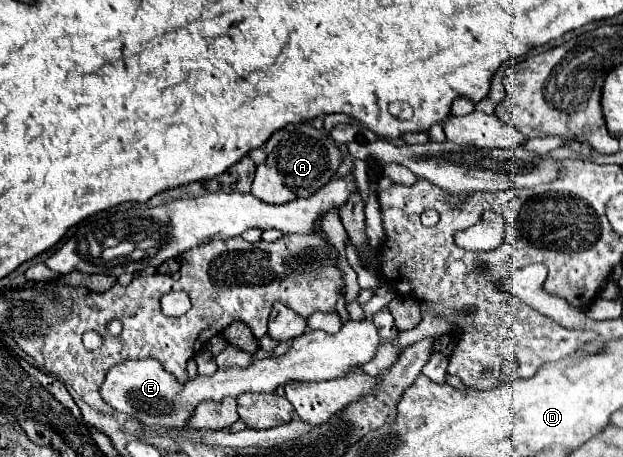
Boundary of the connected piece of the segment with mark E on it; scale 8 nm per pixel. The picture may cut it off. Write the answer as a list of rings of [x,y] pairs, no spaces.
[[[348,321],[342,329],[334,335],[324,331],[310,331],[294,339],[292,347],[280,357],[266,357],[260,361],[252,361],[248,369],[218,369],[212,377],[196,375],[186,383],[176,383],[172,375],[156,363],[156,359],[142,359],[142,361],[126,361],[112,367],[106,373],[106,381],[100,389],[102,399],[110,403],[118,413],[128,417],[140,419],[148,427],[168,429],[180,427],[186,419],[194,413],[198,403],[202,401],[222,401],[224,397],[240,397],[242,393],[258,391],[258,393],[272,393],[280,385],[290,381],[326,381],[336,377],[346,377],[360,369],[362,365],[370,363],[380,347],[382,339],[378,329],[372,321]]]

